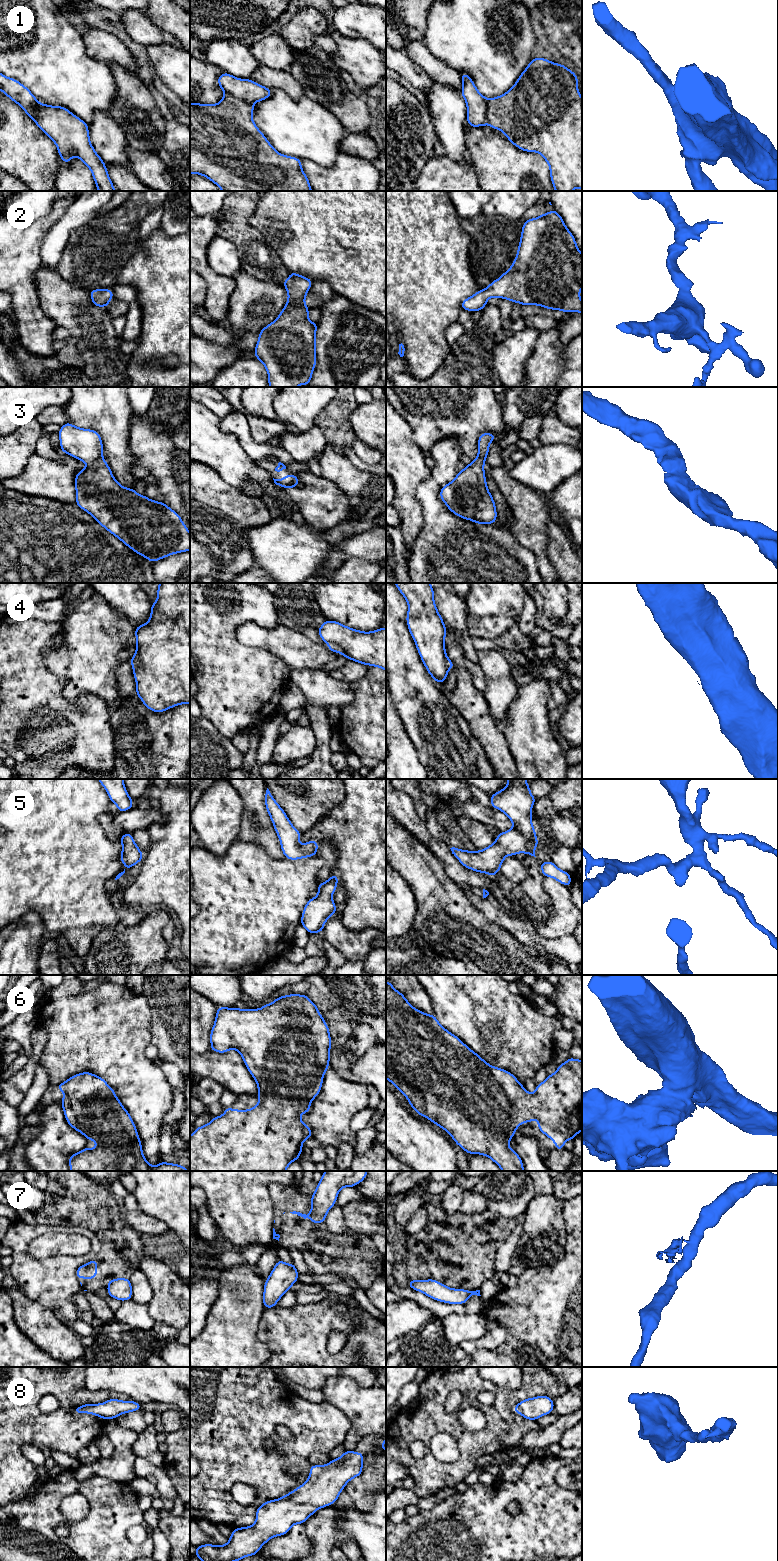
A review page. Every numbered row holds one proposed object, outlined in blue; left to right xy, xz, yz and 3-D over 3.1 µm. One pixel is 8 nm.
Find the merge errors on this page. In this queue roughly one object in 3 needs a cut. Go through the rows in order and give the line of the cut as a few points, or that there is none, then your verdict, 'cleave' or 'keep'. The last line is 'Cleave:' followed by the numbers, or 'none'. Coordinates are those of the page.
1: xz (225, 93), (252, 104) | cleave
2: no cut | keep
3: no cut | keep
4: xz (327, 642), (338, 644), (349, 658) | cleave
5: no cut | keep
6: no cut | keep
7: xy (113, 1280), (109, 1284) | cleave
8: no cut | keep
Cleave: 1, 4, 7

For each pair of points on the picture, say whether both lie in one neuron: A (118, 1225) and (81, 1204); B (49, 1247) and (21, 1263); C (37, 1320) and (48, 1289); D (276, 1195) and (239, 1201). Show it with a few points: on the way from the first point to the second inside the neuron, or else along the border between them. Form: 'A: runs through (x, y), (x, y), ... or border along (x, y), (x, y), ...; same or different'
A: runs through (109, 1218), (105, 1218), (90, 1204); same
B: border along (28, 1244), (28, 1253), (34, 1258), (55, 1255); different
C: border along (22, 1293), (52, 1311); different
D: border along (290, 1184), (269, 1185), (274, 1214); different

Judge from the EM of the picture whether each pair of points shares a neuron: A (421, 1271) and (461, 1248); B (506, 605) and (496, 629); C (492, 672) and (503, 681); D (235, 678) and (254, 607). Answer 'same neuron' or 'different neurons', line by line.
A: same neuron
B: different neurons
C: same neuron
D: same neuron

